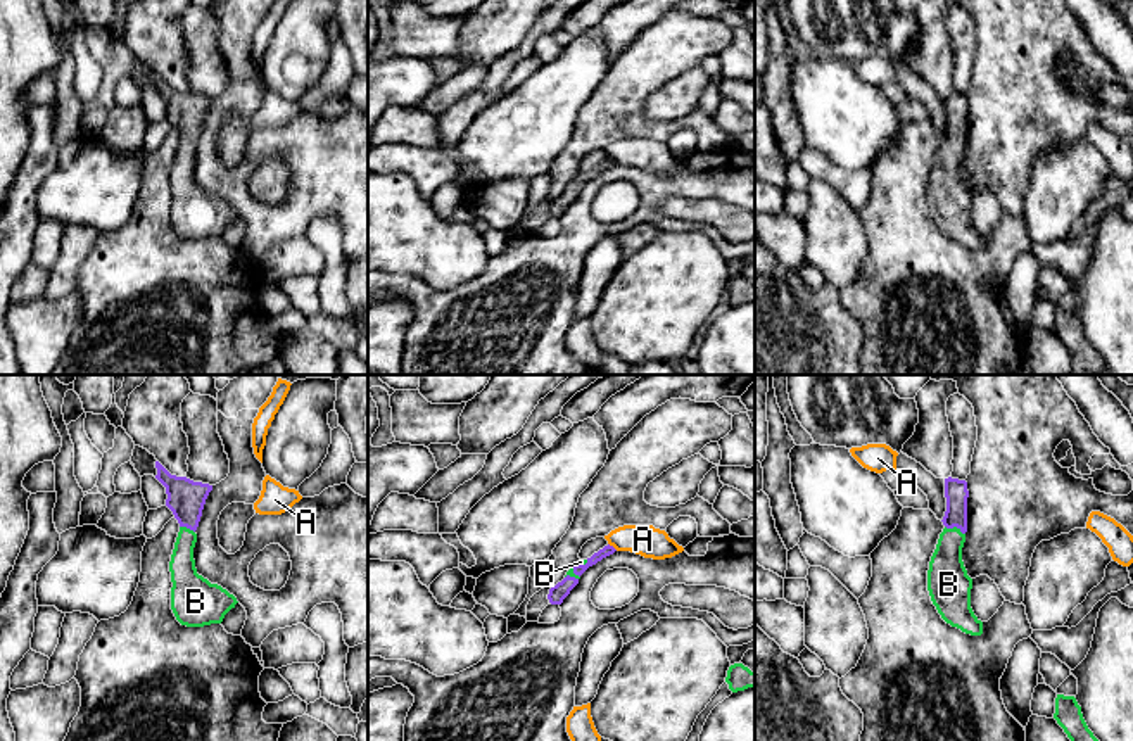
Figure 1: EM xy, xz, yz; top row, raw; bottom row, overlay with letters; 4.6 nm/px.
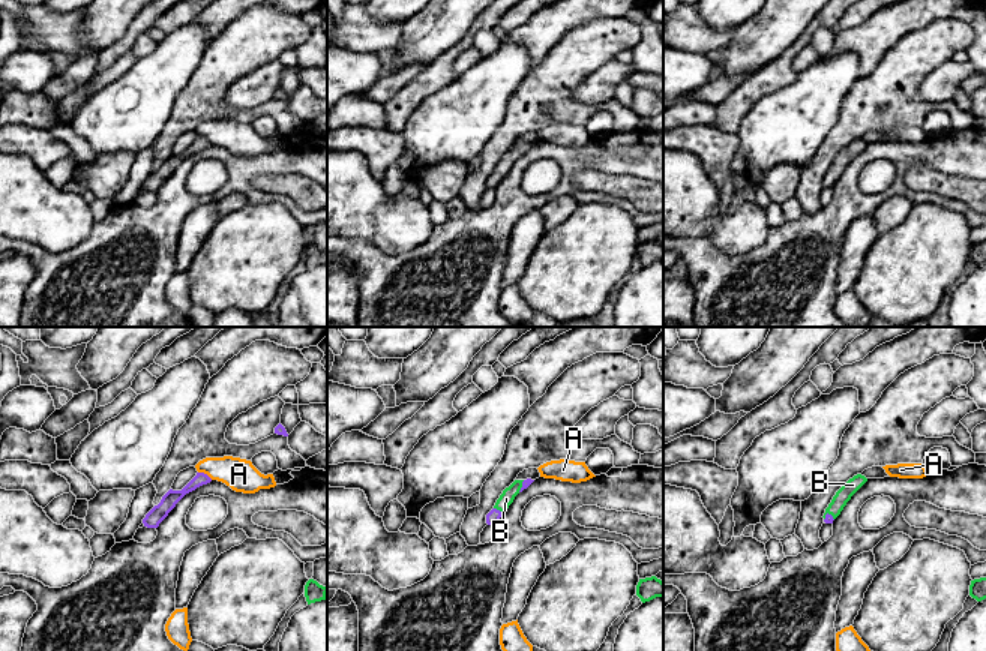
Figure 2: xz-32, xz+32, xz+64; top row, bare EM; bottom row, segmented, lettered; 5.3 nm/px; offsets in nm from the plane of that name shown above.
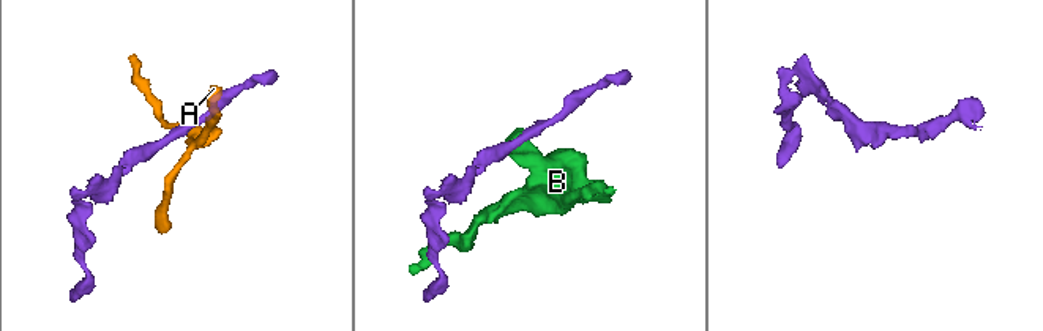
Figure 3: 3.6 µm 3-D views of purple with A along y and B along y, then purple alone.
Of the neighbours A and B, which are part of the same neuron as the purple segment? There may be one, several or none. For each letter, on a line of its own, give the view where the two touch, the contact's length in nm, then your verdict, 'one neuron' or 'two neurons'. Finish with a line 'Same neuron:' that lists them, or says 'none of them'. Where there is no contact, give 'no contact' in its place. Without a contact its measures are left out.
A: contact in xz; length 60 nm; two neurons
B: contact in yz; length 100 nm; one neuron
Same neuron: B

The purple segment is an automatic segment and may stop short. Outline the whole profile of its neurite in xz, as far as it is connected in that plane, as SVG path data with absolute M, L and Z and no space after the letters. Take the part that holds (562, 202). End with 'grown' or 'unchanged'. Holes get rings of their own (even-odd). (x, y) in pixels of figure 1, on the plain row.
M604 159L603 162L599 162L598 166L594 166L591 171L587 173L579 173L565 188L565 192L561 195L558 195L556 199L553 199L549 202L548 212L551 218L561 218L563 212L570 207L570 204L579 197L580 188L592 178L596 178L598 174L601 174L603 171L613 168L617 162L613 159Z; grown

